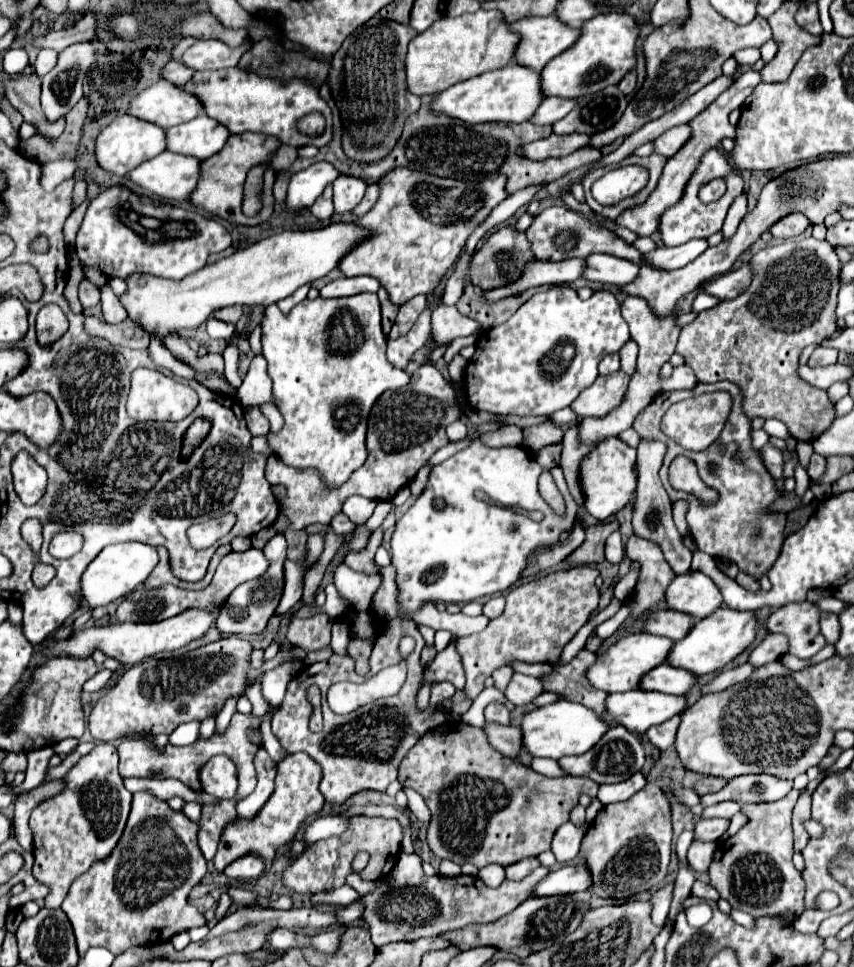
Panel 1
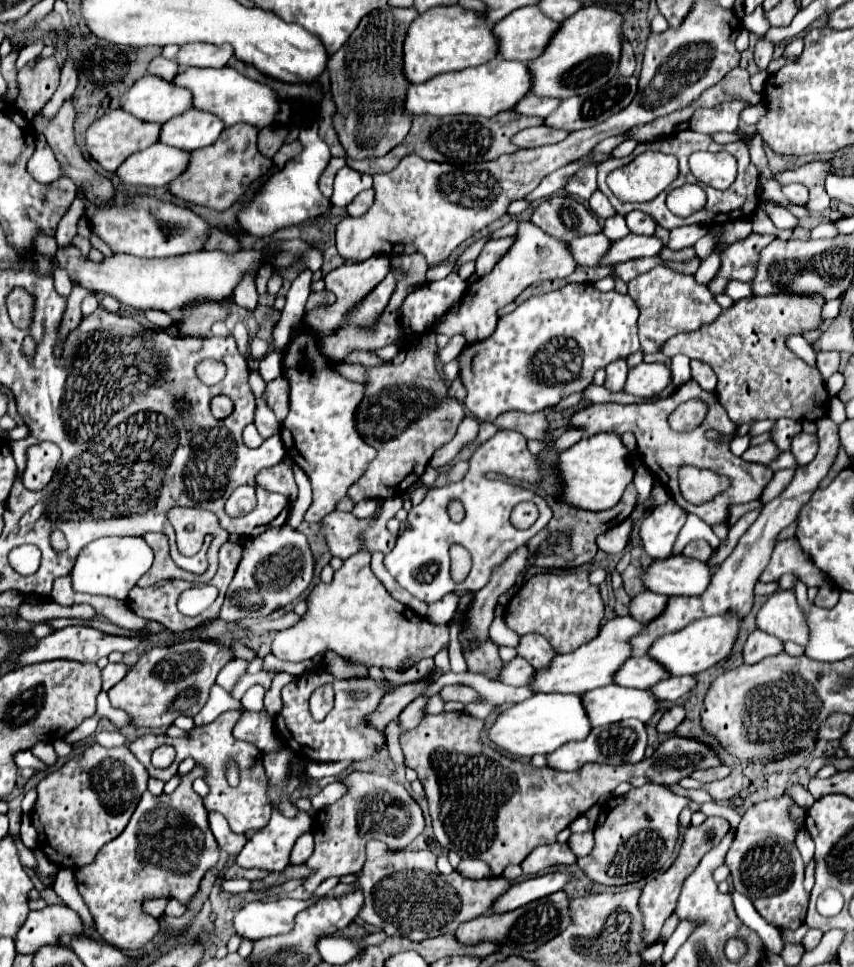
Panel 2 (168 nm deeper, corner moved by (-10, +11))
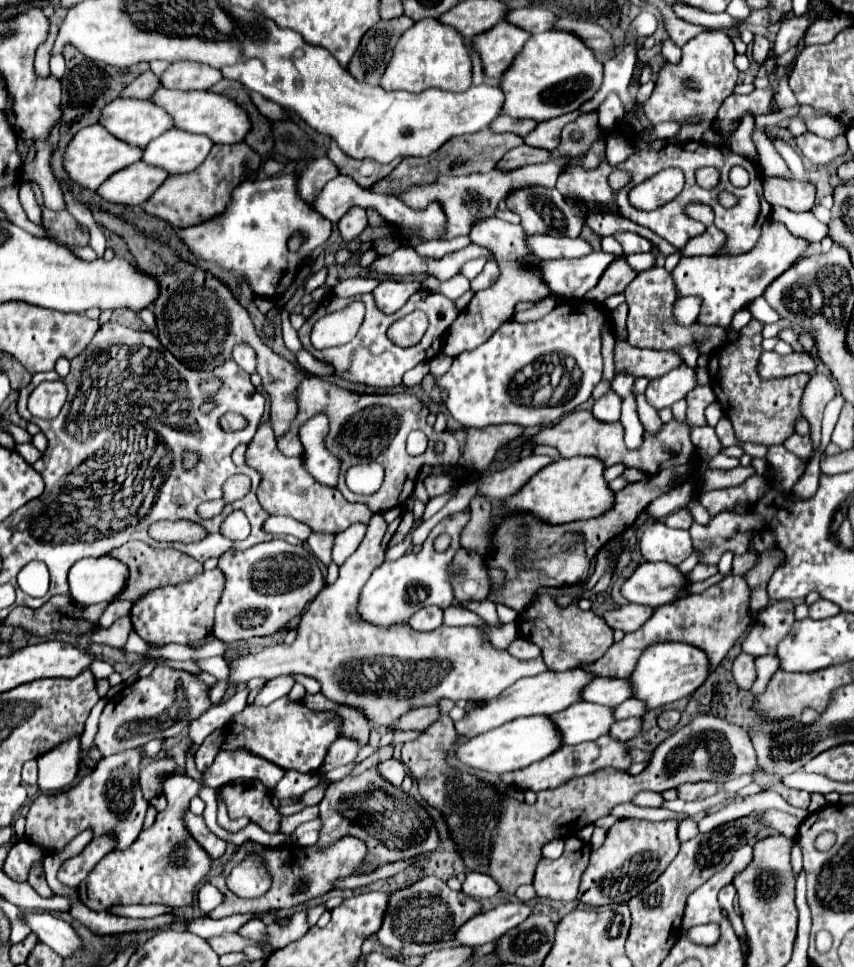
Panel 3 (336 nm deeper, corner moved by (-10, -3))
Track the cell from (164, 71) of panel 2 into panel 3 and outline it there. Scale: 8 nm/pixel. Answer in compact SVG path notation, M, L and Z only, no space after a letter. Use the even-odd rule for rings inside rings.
M146 71L142 75L138 75L124 91L122 97L136 97L136 99L150 99L150 95L154 95L154 91L160 87L158 77L152 71Z

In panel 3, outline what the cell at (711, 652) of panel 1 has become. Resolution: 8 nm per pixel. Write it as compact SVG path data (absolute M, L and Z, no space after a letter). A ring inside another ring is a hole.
M668 641L668 643L656 643L642 653L630 681L634 685L634 697L646 701L648 709L656 709L660 705L678 701L682 697L690 697L700 685L704 685L708 673L710 673L710 661L702 649L686 643Z

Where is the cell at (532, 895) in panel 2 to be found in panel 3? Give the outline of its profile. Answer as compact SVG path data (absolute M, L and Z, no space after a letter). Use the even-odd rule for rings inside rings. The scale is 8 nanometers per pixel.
M502 903L492 911L480 913L476 917L472 917L468 923L464 923L458 933L456 939L462 945L470 945L470 947L478 947L490 941L500 939L506 931L514 929L516 925L520 925L526 917L532 915L532 907L528 903Z

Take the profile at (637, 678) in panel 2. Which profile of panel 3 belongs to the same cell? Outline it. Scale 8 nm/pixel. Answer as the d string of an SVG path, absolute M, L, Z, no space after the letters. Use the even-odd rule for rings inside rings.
M596 677L582 691L584 701L608 707L618 707L620 703L632 697L634 697L634 687L630 687L630 679L618 679L618 677Z

